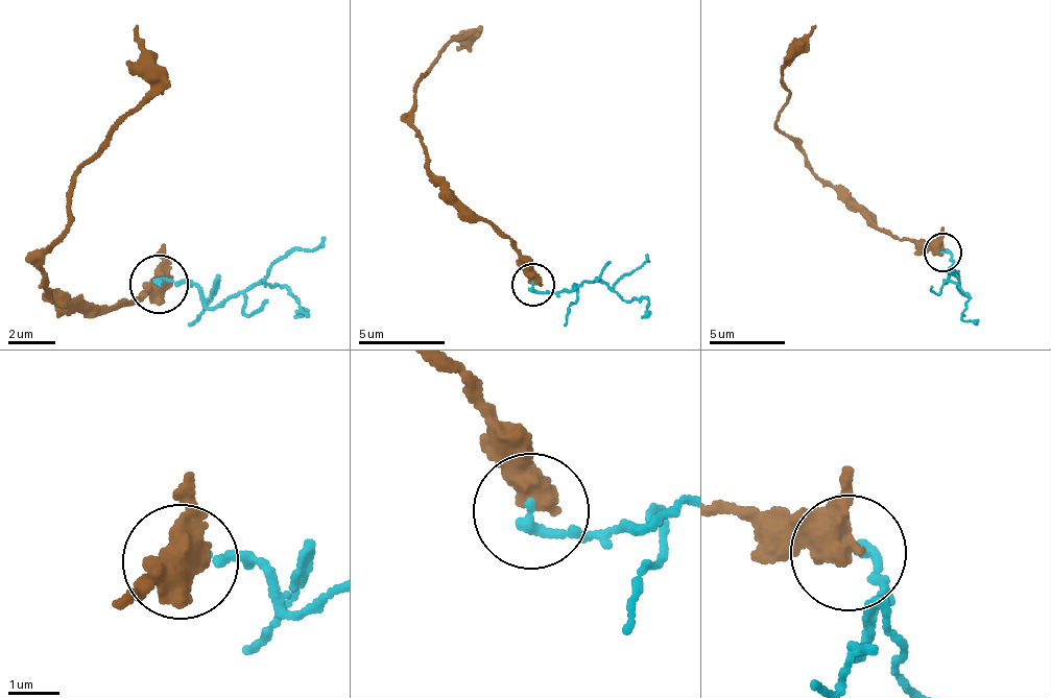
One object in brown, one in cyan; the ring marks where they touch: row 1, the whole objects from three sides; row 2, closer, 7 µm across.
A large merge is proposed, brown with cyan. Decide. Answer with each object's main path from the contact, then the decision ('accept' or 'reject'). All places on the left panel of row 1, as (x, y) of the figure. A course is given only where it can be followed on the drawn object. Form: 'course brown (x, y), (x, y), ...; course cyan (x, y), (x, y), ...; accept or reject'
course brown (158, 284), (162, 295), (101, 314), (47, 296), (40, 268), (70, 226), (79, 166), (144, 97), (138, 25); course cyan (158, 284), (162, 279), (197, 282), (222, 298), (261, 281), (282, 288), (306, 315), (292, 314); reject

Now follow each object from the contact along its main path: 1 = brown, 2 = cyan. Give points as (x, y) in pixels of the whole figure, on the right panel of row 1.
1: (941, 250), (923, 251), (875, 229), (775, 123), (788, 90), (782, 78), (786, 63), (816, 26)
2: (941, 250), (950, 251), (953, 265), (944, 279), (955, 282), (969, 297), (962, 313), (966, 321), (977, 321)

